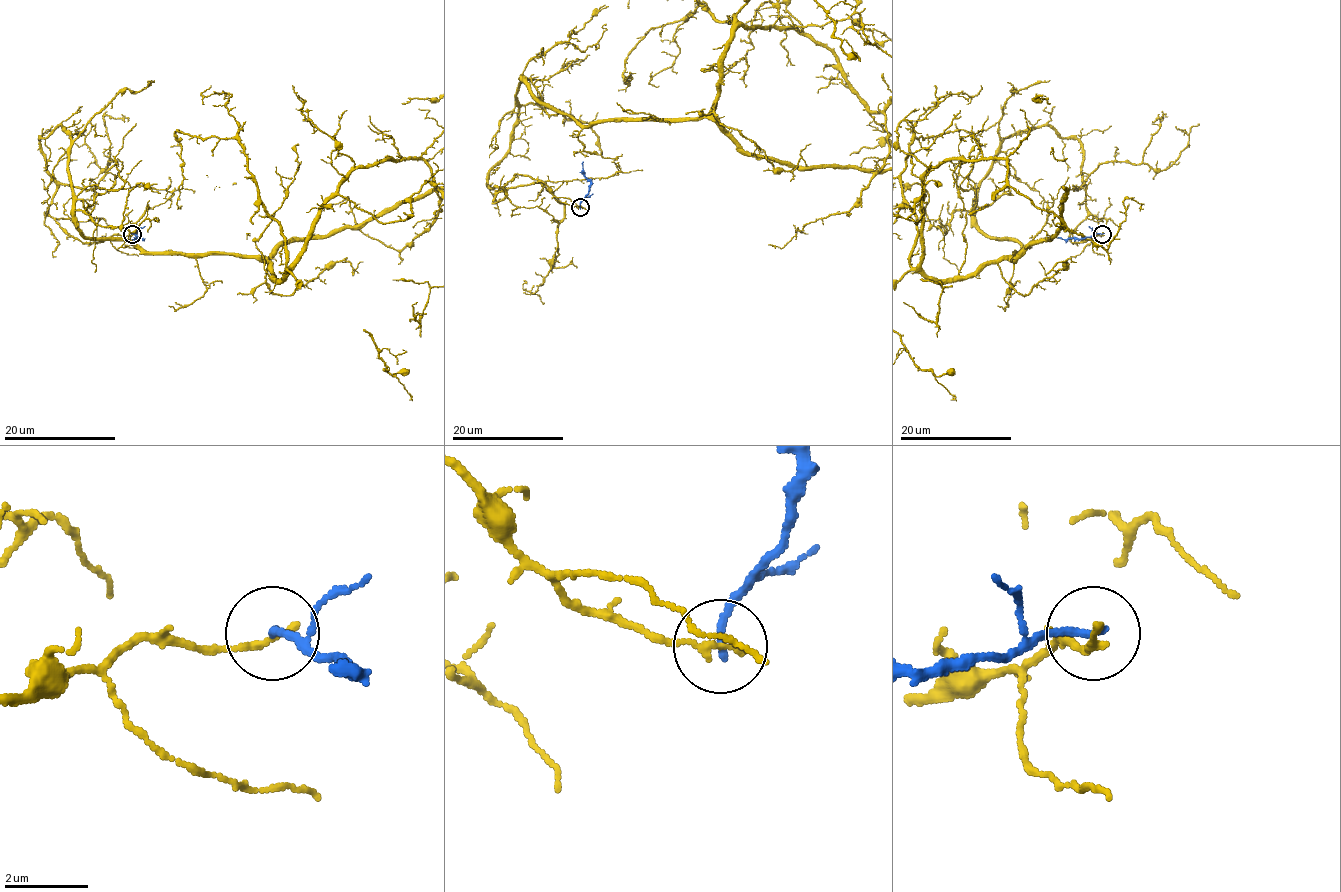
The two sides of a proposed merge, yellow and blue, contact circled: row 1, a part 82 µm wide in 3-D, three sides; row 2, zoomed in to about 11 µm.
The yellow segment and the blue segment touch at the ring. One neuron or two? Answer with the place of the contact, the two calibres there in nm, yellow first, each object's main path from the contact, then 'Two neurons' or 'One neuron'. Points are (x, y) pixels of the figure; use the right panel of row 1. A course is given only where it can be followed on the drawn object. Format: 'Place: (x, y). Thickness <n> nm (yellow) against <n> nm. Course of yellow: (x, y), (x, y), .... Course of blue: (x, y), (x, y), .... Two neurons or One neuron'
Place: (1102, 234). Thickness 190 nm (yellow) against 180 nm. Course of blue: (1101, 234), (1057, 238). Two neurons

